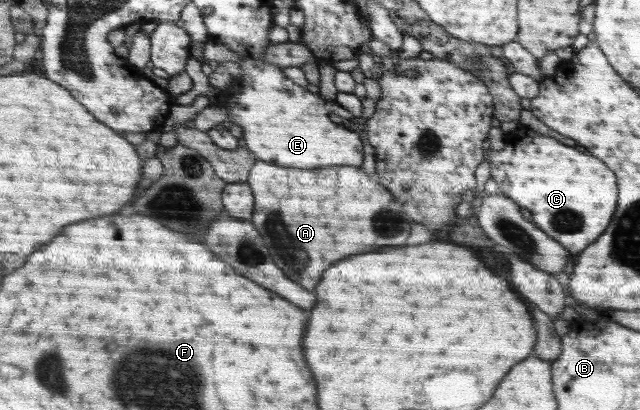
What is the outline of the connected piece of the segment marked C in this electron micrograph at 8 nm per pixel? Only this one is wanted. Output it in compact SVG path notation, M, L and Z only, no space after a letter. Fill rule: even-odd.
M521 128L515 131L519 147L505 144L500 151L491 151L489 154L489 165L491 177L497 181L501 193L511 195L515 203L529 209L533 213L533 223L537 227L543 227L547 235L551 235L563 247L566 247L571 255L579 254L590 246L595 239L607 229L611 218L617 208L617 177L612 168L608 168L598 157L589 153L579 153L573 147L567 147L555 138Z

